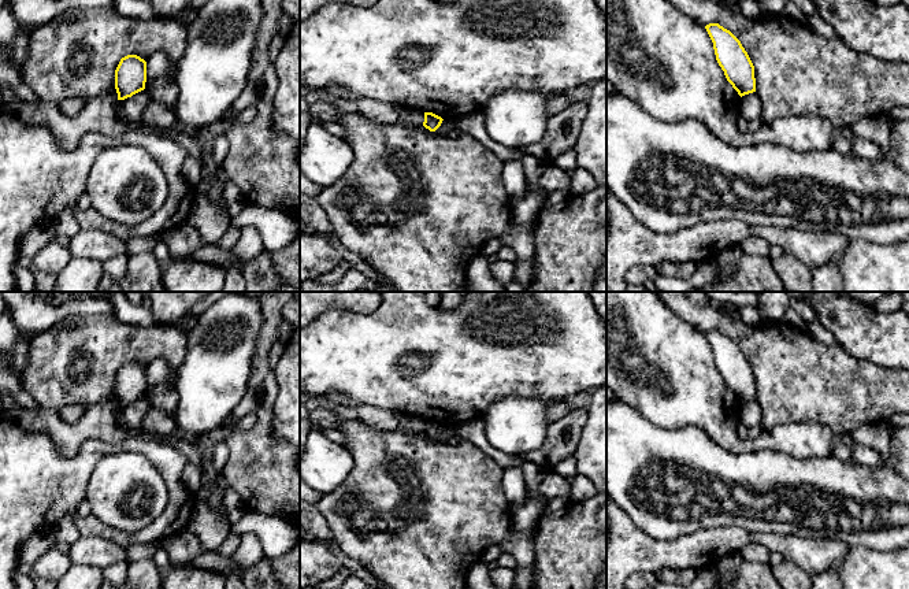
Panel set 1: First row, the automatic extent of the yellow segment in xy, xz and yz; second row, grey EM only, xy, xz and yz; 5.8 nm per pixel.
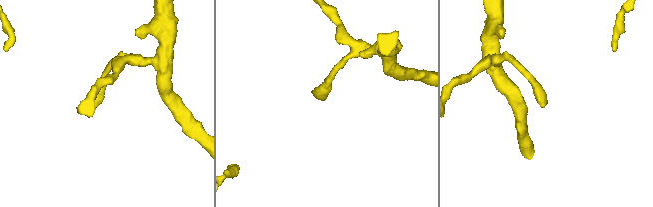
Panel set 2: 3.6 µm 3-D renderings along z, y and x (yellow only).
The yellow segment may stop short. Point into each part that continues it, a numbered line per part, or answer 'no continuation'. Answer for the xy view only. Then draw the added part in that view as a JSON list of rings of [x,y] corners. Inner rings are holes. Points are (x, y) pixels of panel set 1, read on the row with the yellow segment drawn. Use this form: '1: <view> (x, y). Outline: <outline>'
no continuation

